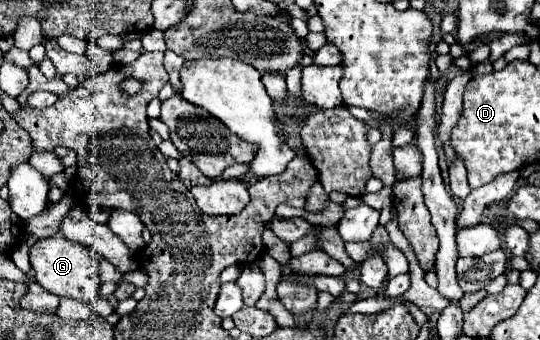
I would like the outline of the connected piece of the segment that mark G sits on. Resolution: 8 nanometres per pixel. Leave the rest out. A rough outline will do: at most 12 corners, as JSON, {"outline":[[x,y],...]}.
{"outline":[[62,236],[30,248],[36,282],[56,296],[100,298],[98,262]]}

